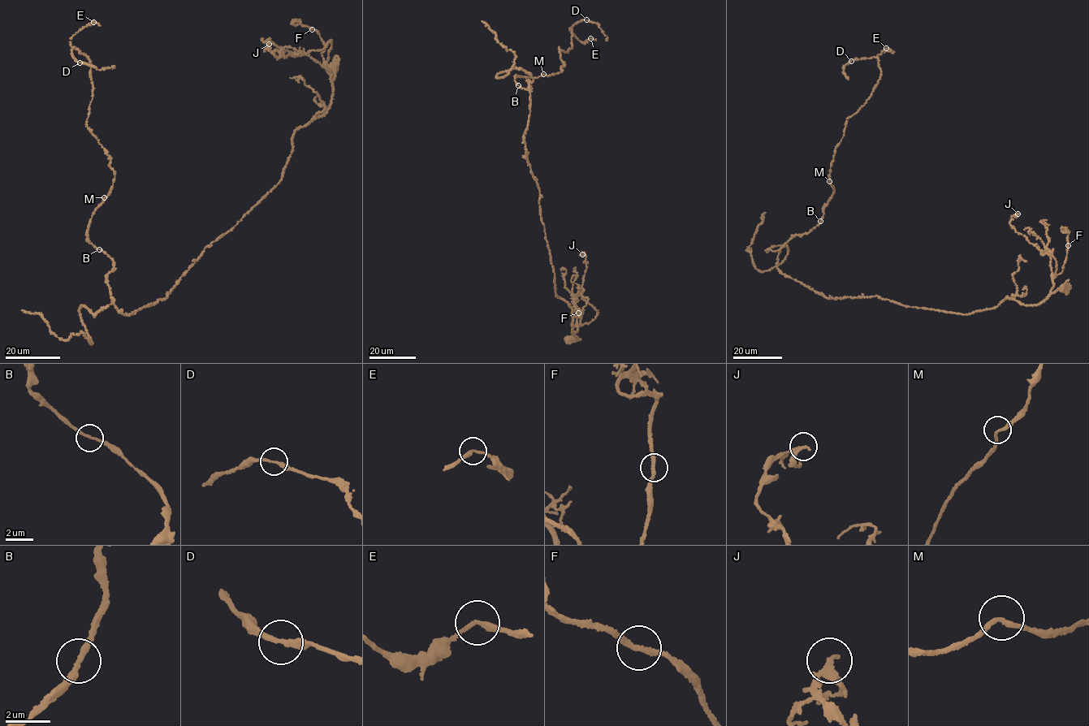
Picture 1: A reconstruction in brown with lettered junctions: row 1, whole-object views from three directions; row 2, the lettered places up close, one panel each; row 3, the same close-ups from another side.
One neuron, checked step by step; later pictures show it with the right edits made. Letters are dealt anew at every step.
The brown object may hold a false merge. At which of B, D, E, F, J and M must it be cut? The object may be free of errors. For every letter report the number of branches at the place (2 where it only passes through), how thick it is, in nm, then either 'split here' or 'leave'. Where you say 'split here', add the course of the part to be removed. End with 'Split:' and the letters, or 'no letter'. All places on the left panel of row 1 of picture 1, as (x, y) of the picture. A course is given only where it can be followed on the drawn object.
B: 2 branches meet; 200 nm thick; leave
D: 2 branches meet; 240 nm thick; leave
E: 2 branches meet; 240 nm thick; leave
F: 2 branches meet; 240 nm thick; leave
J: 2 branches meet; 200 nm thick; leave
M: 2 branches meet; 200 nm thick; leave
Split: no letter

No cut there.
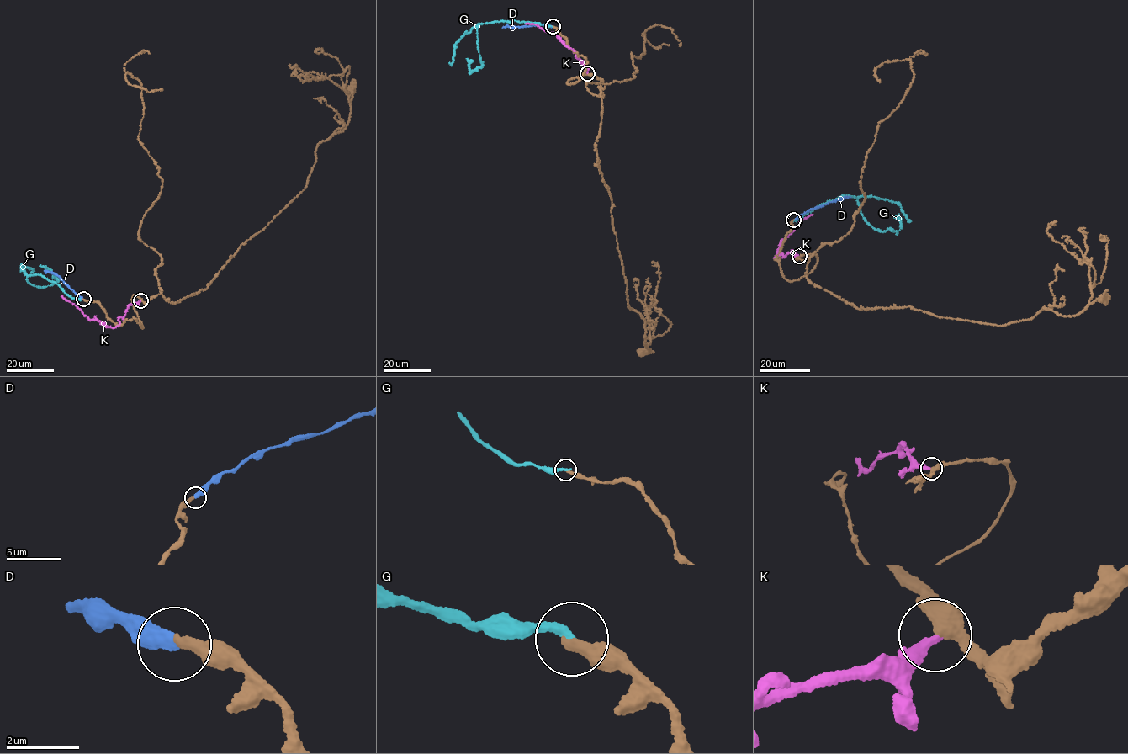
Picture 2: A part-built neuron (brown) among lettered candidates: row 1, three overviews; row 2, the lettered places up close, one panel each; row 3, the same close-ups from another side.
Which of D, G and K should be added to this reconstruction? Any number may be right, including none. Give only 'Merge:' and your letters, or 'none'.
Merge: D

